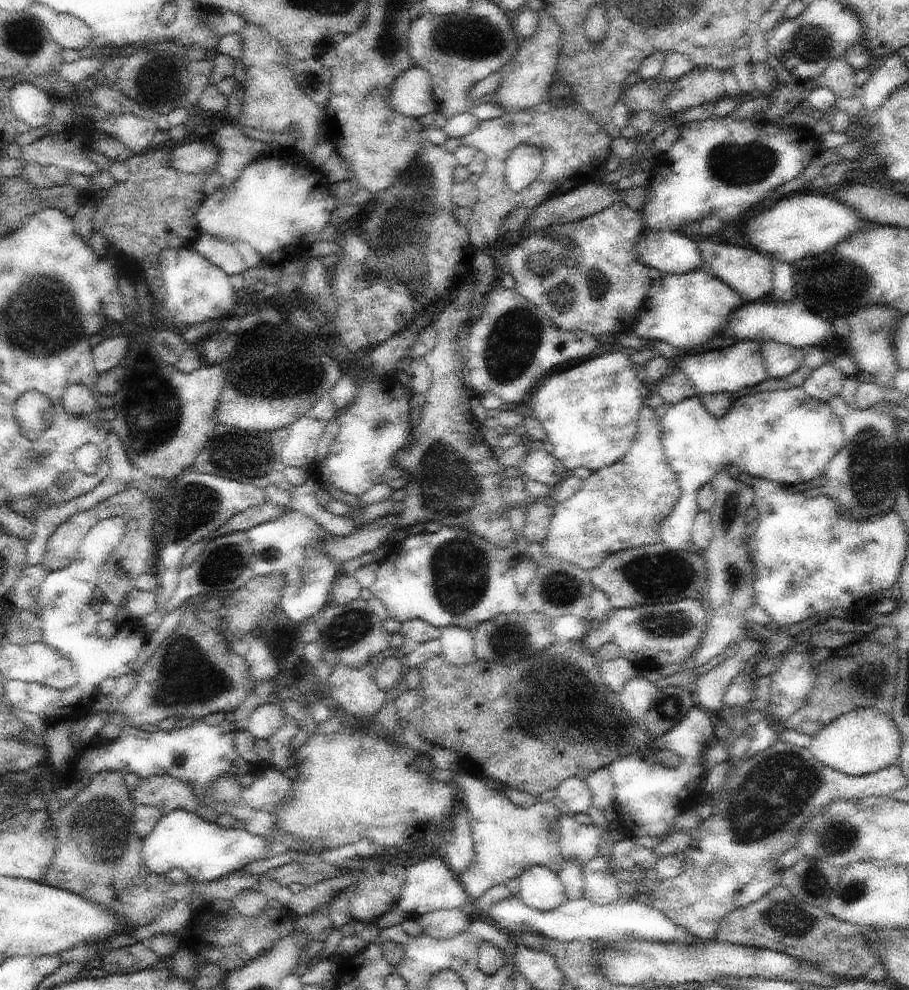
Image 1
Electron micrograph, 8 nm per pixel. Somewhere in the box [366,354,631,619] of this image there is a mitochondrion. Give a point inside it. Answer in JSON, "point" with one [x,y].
{"point":[447,487]}

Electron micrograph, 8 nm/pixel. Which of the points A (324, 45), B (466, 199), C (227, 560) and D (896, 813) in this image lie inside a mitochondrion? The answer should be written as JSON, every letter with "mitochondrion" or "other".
{"A":"other","B":"other","C":"mitochondrion","D":"other"}

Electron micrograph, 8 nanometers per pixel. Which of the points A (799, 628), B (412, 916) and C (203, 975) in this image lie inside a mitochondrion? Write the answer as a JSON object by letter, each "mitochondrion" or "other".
{"A":"other","B":"other","C":"other"}

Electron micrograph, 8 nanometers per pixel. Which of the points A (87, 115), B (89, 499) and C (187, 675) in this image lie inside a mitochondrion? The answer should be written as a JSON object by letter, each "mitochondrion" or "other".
{"A":"other","B":"other","C":"mitochondrion"}

